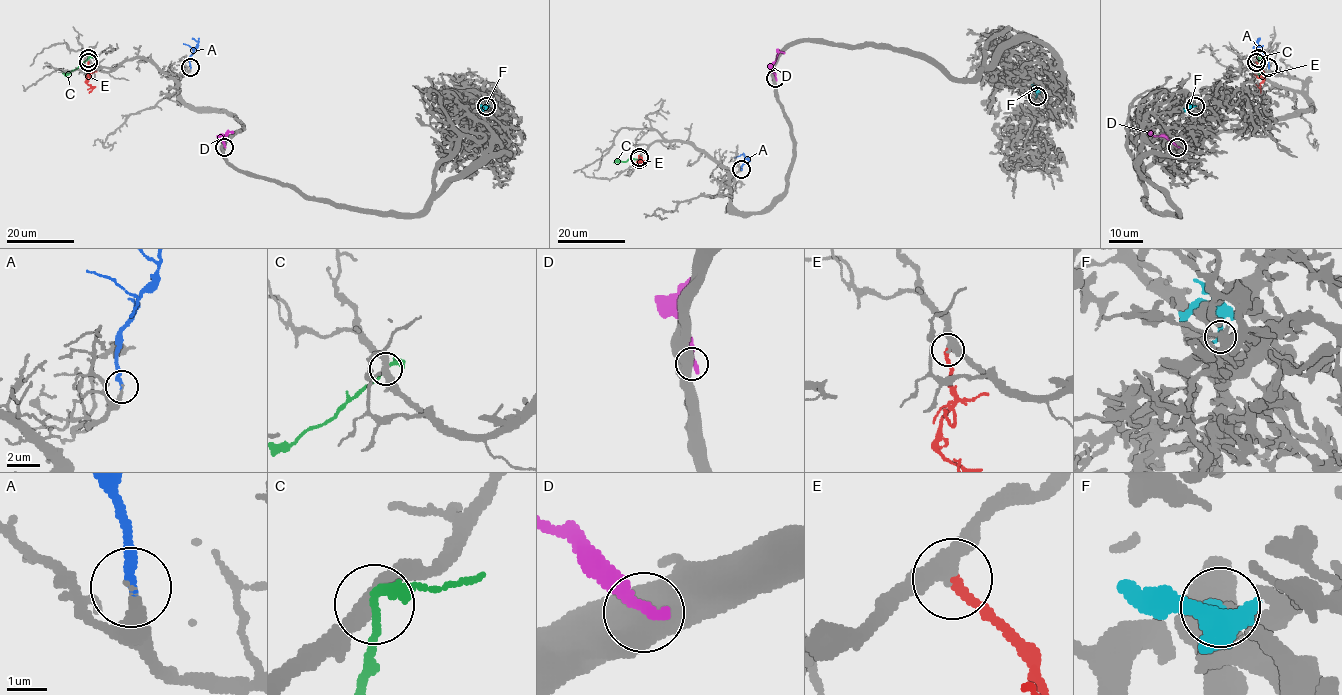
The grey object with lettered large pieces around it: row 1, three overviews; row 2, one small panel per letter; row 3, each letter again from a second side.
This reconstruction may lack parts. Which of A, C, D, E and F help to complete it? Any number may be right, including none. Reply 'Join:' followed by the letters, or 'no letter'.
Join: A, E

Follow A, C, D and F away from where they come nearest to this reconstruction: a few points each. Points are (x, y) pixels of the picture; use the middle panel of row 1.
A: (741, 169), (745, 156), (734, 157)
C: (639, 159), (614, 162)
D: (775, 78), (772, 64), (779, 52), (784, 53)
F: (1037, 96), (1037, 89), (1031, 84)

